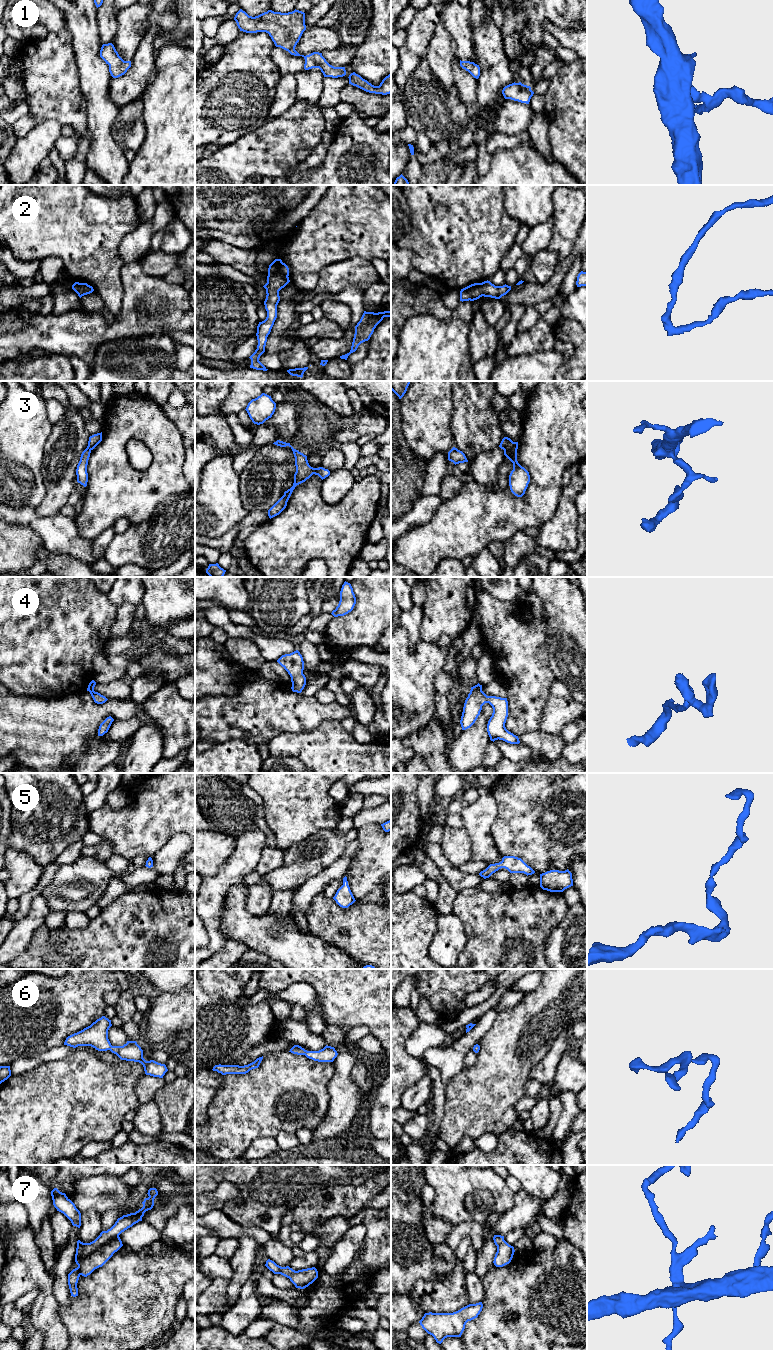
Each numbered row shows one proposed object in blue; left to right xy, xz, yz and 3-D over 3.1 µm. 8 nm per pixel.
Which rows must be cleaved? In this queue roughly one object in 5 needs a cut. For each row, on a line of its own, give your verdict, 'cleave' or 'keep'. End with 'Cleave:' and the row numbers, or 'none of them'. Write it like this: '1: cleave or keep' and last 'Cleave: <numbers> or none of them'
1: keep
2: keep
3: keep
4: keep
5: keep
6: keep
7: keep
Cleave: none of them

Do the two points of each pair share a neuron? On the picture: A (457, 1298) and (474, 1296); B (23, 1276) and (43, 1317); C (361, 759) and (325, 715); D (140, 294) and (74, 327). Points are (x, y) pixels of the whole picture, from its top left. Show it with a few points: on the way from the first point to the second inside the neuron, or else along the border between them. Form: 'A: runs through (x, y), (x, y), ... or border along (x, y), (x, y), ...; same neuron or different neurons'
A: border along (465, 1274), (465, 1292), (470, 1303); different neurons
B: runs through (35, 1281), (43, 1289), (43, 1305); same neuron
C: border along (340, 721), (326, 721), (309, 731); different neurons
D: runs through (129, 312), (113, 328), (92, 328); same neuron

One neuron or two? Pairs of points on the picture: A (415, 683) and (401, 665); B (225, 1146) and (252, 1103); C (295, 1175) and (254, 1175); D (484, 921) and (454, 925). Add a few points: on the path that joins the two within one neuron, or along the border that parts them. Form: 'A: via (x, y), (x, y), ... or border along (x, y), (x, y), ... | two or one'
A: via (411, 679), (401, 669) | one
B: via (225, 1135), (233, 1122), (241, 1114) | one
C: via (285, 1175), (264, 1175) | one
D: border along (452, 913), (462, 922), (466, 934), (463, 948) | two

